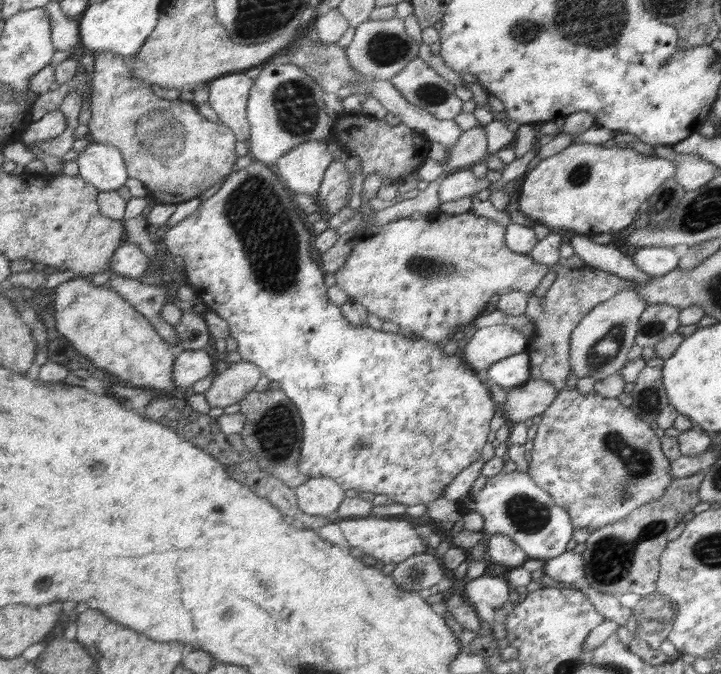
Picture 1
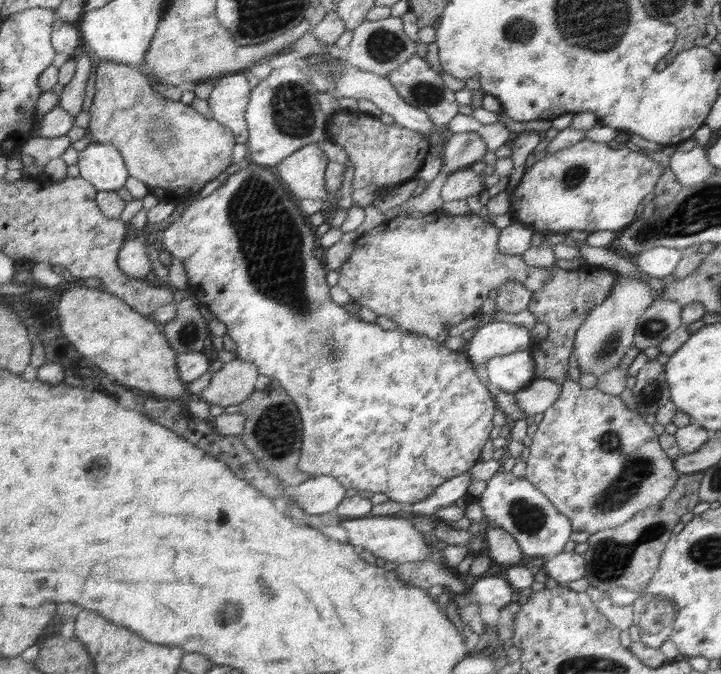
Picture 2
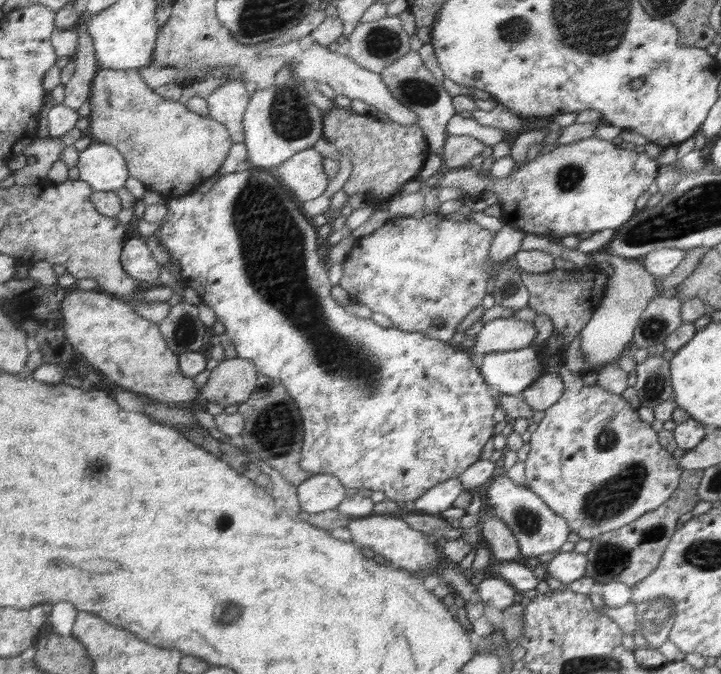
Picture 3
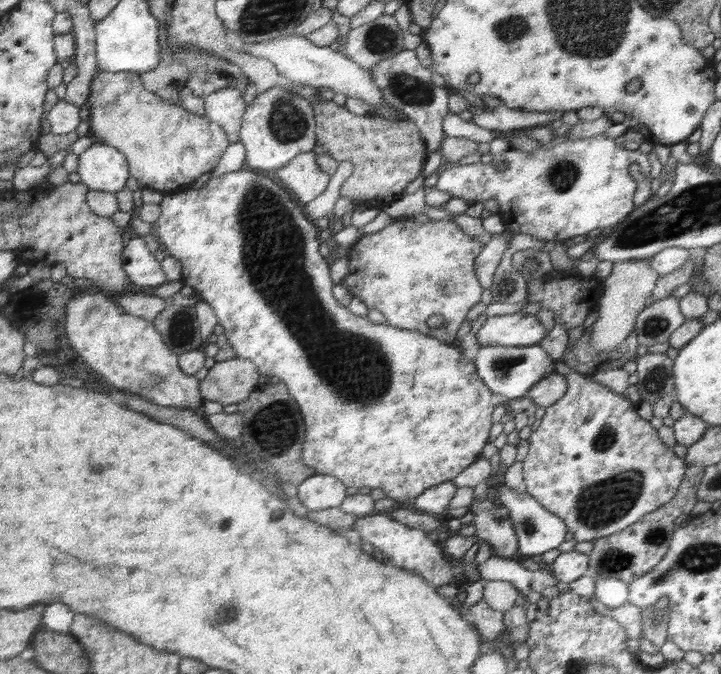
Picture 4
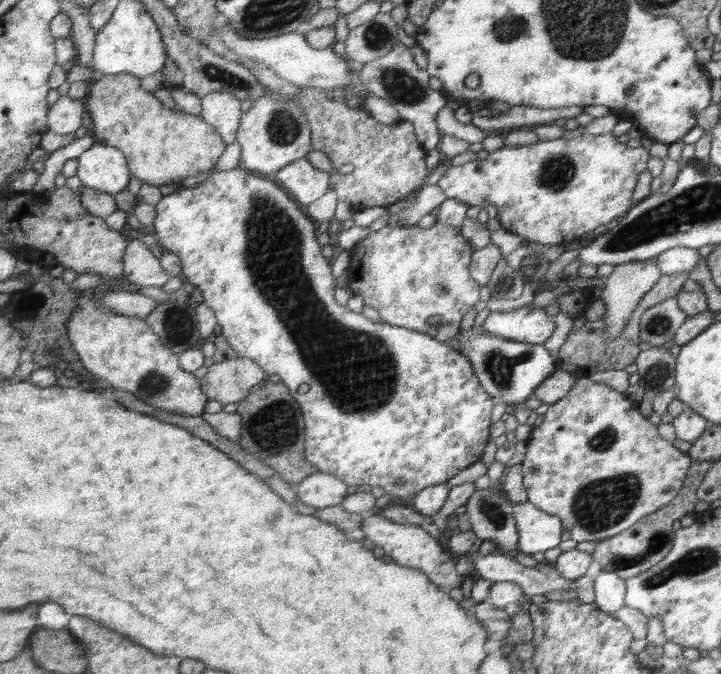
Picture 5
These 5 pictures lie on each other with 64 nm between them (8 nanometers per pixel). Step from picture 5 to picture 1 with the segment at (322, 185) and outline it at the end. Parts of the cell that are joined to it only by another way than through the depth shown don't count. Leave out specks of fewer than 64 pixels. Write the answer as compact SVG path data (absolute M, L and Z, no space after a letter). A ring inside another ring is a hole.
M312 140L293 149L273 165L280 174L285 185L294 193L310 194L315 197L319 193L326 170L334 161L328 153L328 144L332 140Z

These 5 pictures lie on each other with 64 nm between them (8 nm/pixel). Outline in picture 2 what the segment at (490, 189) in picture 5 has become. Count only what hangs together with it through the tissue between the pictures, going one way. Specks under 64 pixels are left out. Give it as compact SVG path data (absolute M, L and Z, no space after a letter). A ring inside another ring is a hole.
M581 140L565 150L547 154L522 173L514 190L510 191L510 218L512 223L523 224L534 230L546 232L568 232L582 230L591 234L600 230L619 232L622 226L632 222L640 200L656 186L662 175L662 165L650 160L643 152L632 152L628 148L614 150L602 142Z

